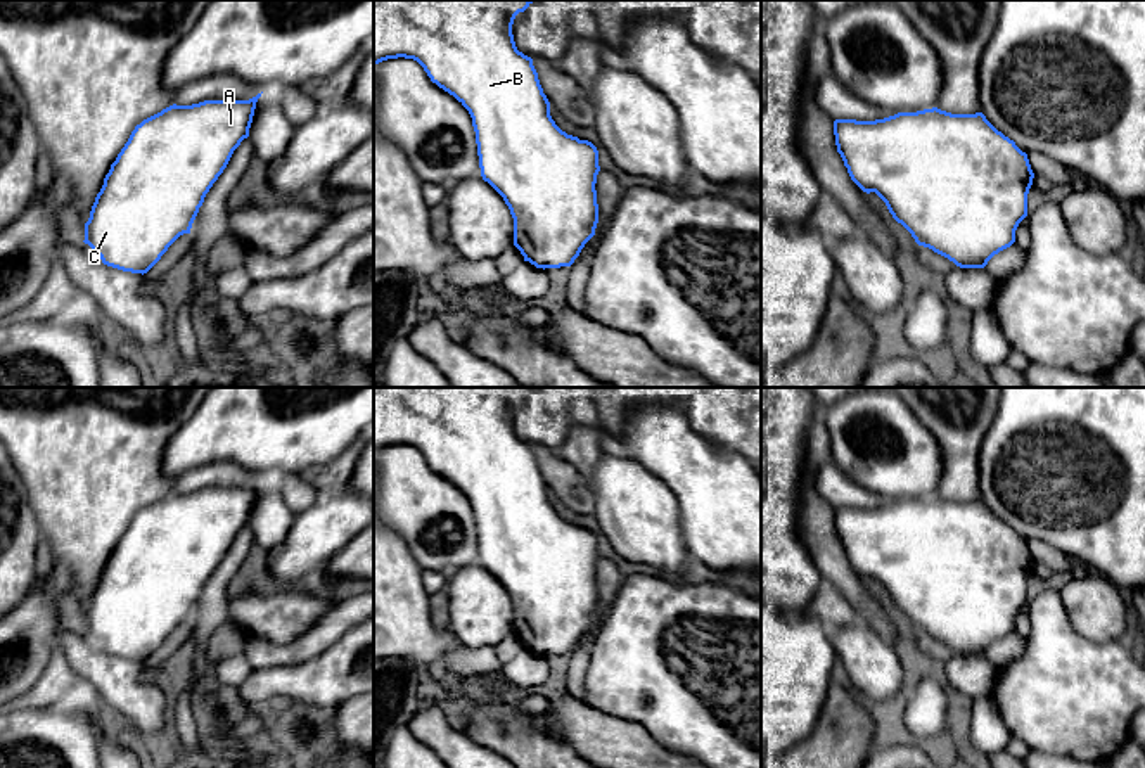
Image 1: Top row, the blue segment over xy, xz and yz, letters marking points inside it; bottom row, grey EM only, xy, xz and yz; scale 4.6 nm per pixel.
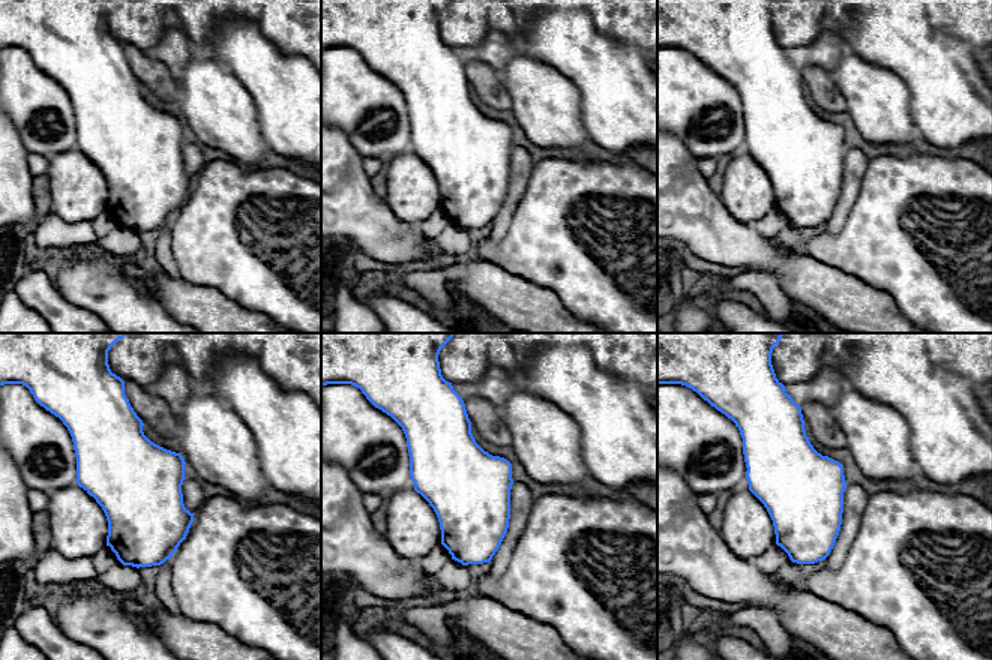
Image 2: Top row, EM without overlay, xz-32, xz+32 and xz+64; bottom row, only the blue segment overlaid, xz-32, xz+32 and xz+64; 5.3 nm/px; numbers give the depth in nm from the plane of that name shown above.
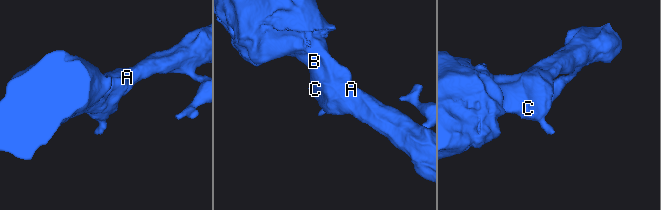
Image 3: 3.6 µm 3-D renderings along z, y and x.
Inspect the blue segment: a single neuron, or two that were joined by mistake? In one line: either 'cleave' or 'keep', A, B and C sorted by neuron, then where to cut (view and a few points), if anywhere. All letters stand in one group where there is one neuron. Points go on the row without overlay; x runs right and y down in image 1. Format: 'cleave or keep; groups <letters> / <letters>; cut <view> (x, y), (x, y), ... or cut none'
keep; groups A B C; cut none

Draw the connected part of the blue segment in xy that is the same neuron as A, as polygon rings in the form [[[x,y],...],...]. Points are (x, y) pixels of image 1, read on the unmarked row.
[[[258,481],[256,484],[249,488],[204,488],[199,491],[192,493],[170,493],[163,496],[161,500],[144,507],[140,512],[135,514],[131,519],[128,529],[118,541],[116,548],[111,552],[109,560],[104,566],[104,573],[100,579],[95,585],[95,590],[90,598],[90,605],[85,611],[85,631],[88,631],[102,647],[104,652],[123,657],[123,659],[131,659],[131,661],[147,661],[159,647],[161,643],[168,638],[168,635],[183,621],[190,621],[192,611],[199,600],[199,595],[204,590],[206,581],[213,574],[213,571],[218,567],[218,564],[223,560],[227,555],[233,538],[240,533],[244,526],[249,524],[249,515],[253,510],[256,490],[261,484]]]

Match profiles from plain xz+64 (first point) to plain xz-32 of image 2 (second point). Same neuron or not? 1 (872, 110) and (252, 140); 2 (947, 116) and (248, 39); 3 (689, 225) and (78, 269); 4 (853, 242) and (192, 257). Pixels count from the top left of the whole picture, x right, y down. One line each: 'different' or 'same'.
1: same
2: same
3: different
4: same

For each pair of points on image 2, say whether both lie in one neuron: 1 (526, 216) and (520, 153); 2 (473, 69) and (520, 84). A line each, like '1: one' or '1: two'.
1: two
2: two

